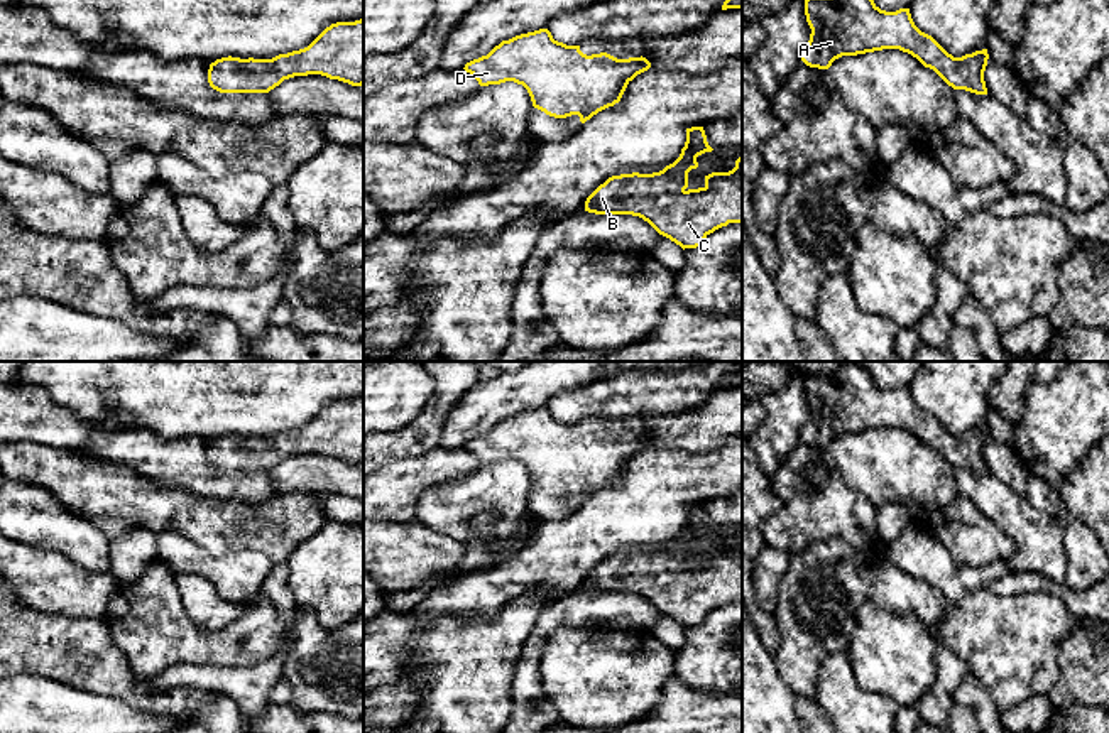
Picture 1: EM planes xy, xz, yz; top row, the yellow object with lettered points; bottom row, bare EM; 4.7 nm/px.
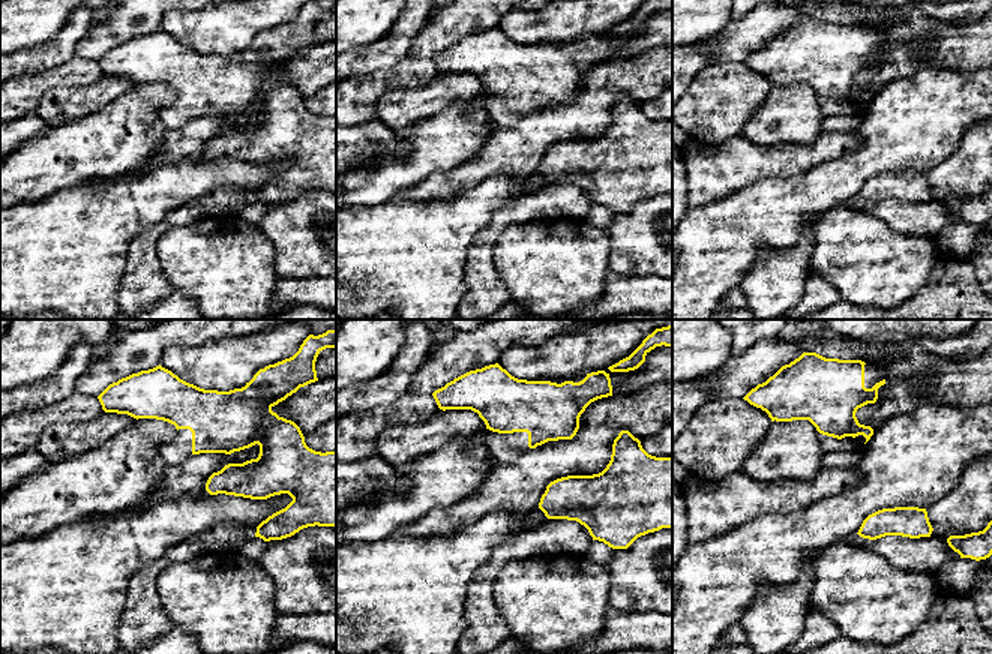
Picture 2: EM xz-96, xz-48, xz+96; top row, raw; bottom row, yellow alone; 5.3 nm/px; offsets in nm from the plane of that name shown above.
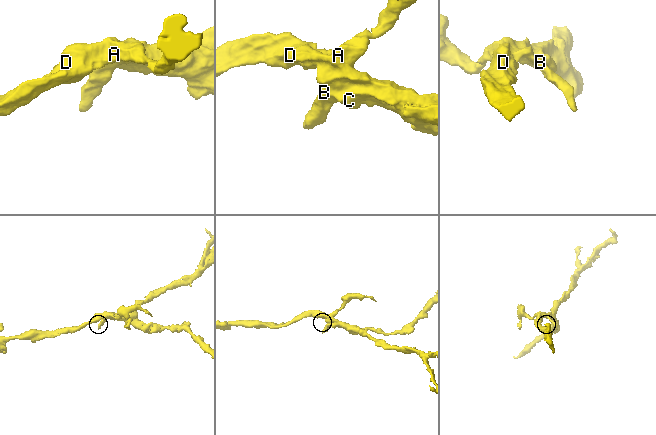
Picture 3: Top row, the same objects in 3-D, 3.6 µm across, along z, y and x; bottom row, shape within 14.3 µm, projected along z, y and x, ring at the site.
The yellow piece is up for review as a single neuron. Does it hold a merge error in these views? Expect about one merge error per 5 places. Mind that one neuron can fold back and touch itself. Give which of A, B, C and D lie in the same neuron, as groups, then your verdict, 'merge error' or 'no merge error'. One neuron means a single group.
groups A B C D; no merge error

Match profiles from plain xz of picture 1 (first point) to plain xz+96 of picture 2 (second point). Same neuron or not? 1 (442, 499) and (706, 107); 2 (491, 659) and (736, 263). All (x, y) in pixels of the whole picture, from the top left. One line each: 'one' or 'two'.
1: two
2: two

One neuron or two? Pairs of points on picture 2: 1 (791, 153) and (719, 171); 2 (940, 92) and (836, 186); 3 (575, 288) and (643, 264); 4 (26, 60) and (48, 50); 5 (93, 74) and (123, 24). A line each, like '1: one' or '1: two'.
1: one
2: one
3: two
4: one
5: two

